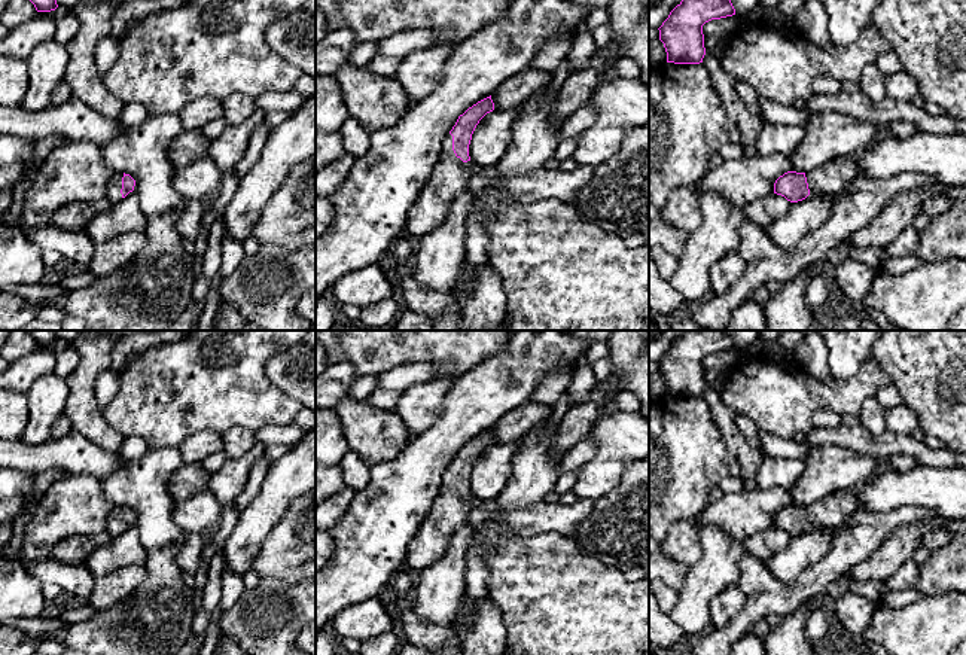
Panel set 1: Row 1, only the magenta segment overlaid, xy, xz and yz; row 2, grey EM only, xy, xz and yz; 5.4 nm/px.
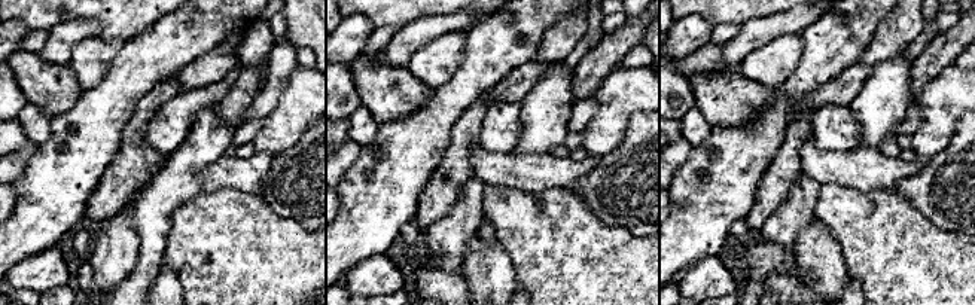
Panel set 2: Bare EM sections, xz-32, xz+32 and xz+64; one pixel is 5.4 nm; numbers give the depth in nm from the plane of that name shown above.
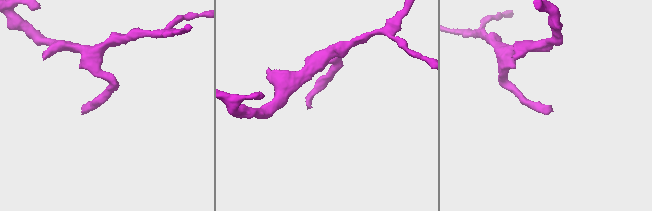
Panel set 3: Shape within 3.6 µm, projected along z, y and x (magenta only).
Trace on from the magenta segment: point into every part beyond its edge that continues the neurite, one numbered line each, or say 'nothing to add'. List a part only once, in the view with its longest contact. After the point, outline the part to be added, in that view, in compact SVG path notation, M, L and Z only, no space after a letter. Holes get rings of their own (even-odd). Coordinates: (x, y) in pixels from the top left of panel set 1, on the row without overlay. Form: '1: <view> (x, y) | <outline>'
1: xz (450, 511) | M448 467L439 496L408 545L405 569L415 575L439 560L448 549L454 533L469 524L469 508L475 502L476 497L472 493L463 496L455 490L452 469Z

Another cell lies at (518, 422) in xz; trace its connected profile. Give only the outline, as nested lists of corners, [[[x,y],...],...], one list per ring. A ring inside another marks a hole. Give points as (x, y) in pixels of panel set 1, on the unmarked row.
[[[524,402],[506,412],[493,427],[494,444],[509,444],[539,427],[554,414],[554,405],[542,402]]]

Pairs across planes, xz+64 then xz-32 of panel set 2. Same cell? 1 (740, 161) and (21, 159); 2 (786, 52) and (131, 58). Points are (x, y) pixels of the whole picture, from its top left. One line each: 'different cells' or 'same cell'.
1: different cells
2: different cells

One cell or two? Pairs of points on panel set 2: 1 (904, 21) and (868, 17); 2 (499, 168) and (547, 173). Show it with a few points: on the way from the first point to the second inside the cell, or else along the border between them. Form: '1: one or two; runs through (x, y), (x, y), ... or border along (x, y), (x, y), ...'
1: two; border along (887, 15), (877, 27), (867, 49)
2: one; runs through (511, 170), (535, 173)

